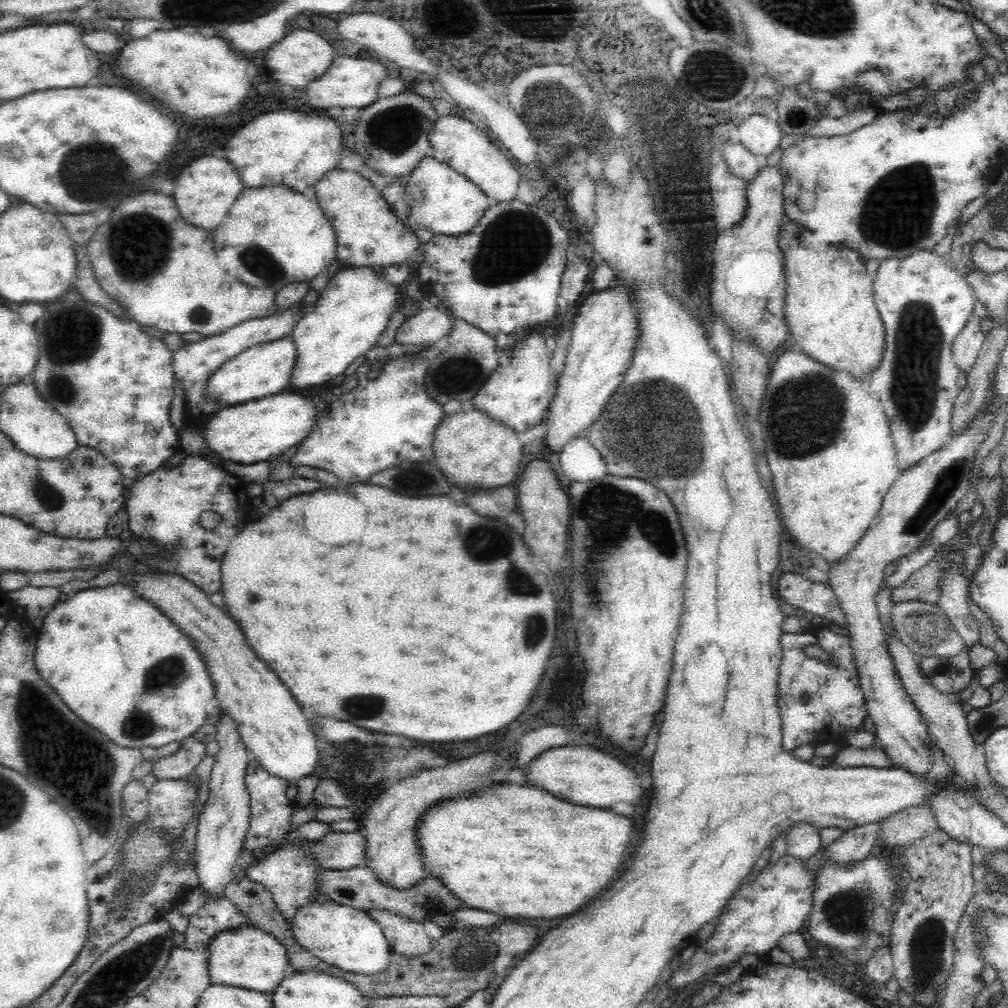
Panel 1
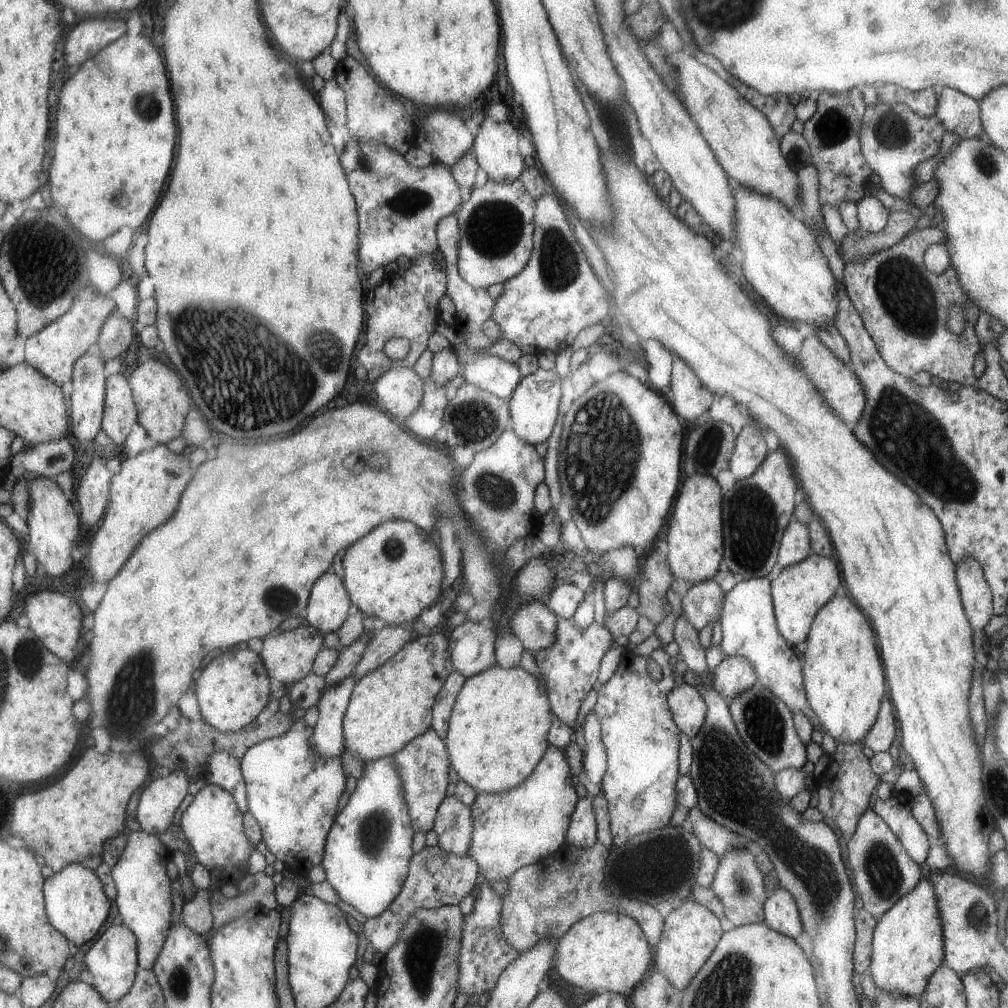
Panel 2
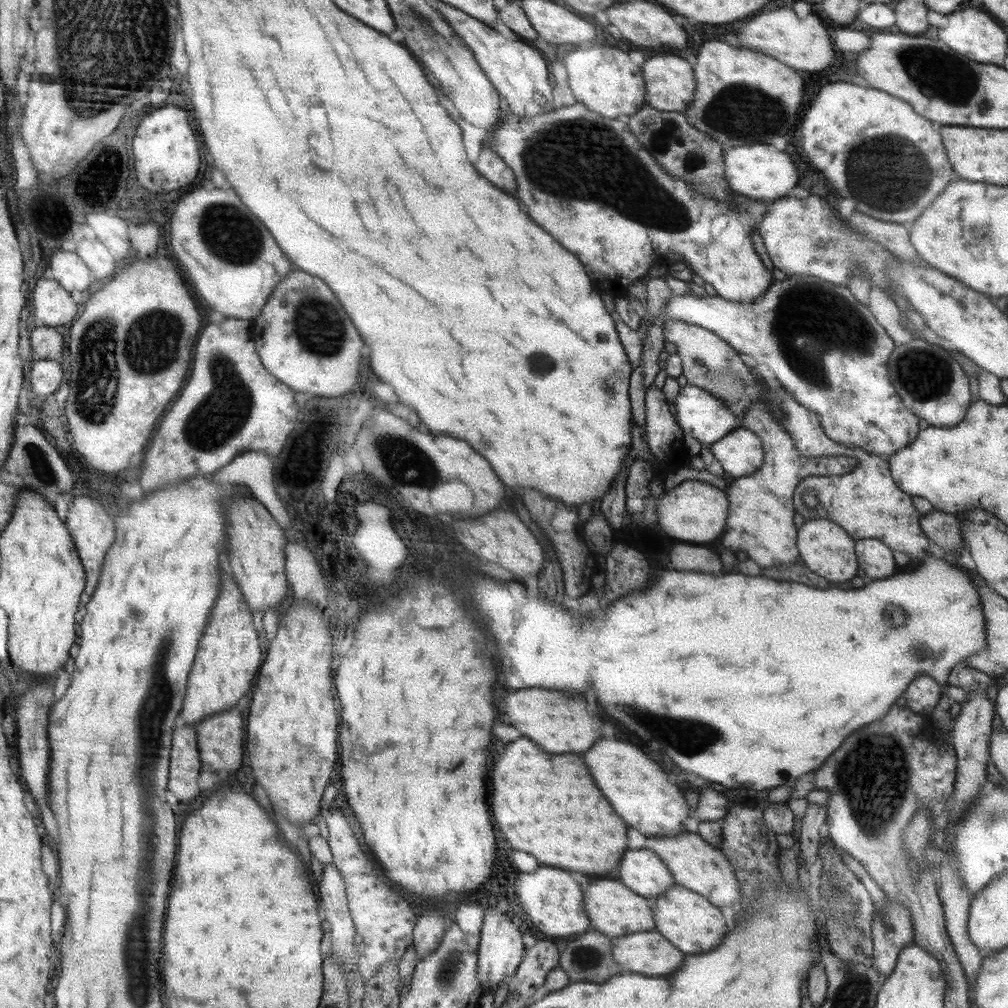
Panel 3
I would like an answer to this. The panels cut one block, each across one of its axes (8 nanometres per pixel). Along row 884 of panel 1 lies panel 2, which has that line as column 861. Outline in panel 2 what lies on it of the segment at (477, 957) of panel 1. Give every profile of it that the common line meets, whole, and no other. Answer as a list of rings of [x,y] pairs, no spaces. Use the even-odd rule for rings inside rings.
[[[893,212],[889,214],[889,222],[883,230],[869,234],[865,230],[855,230],[855,232],[847,232],[845,238],[839,242],[839,250],[843,256],[843,264],[845,262],[863,262],[867,256],[885,250],[889,246],[893,246],[895,242],[903,240],[903,236],[907,236],[911,230],[923,228],[923,224],[927,224],[927,218],[913,218],[911,212]]]

